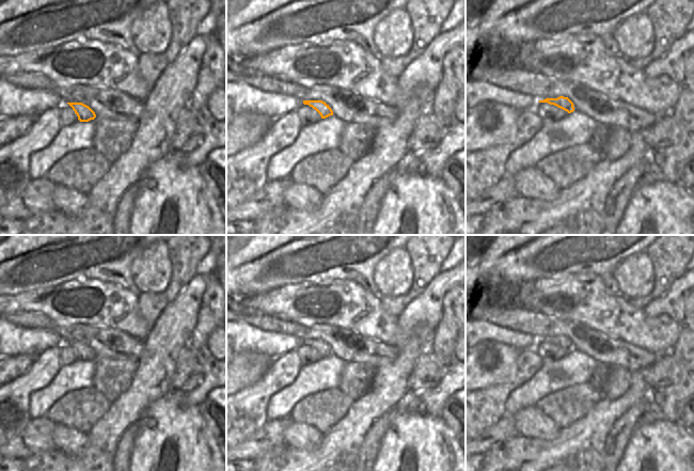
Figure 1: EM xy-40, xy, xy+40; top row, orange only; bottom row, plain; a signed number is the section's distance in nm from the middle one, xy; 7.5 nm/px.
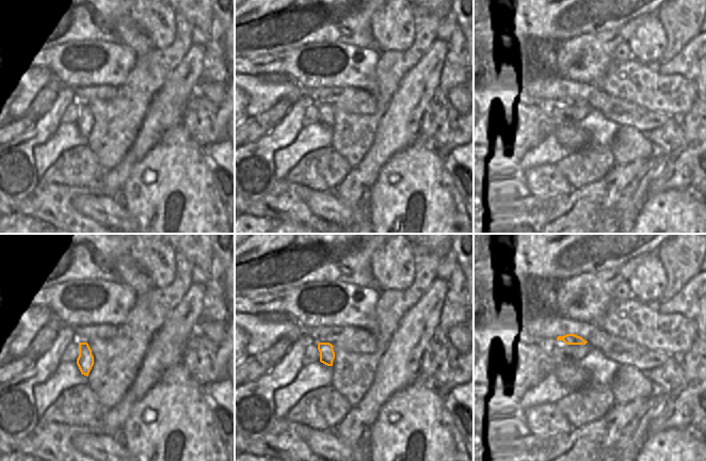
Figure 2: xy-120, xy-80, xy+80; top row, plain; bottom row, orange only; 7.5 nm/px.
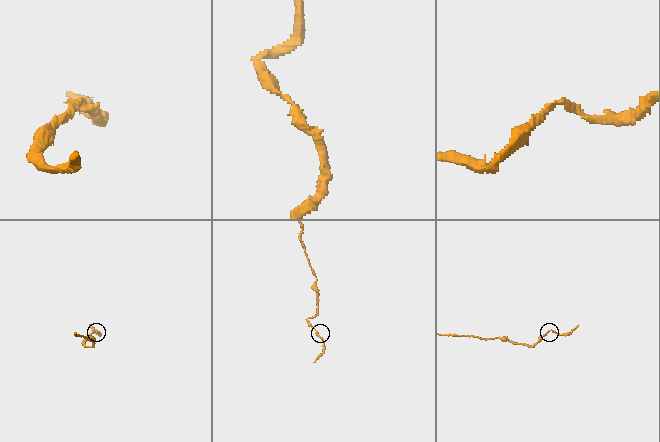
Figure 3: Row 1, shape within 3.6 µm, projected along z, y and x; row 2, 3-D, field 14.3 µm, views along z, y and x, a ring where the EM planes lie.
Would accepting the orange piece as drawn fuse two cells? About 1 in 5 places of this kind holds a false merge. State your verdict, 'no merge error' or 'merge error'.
no merge error

